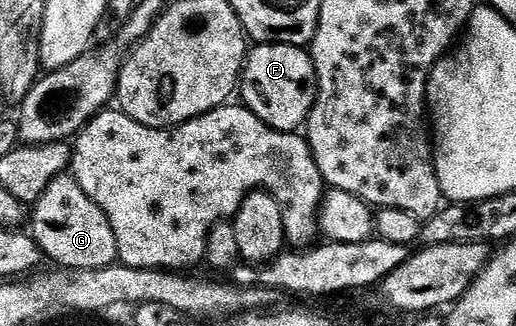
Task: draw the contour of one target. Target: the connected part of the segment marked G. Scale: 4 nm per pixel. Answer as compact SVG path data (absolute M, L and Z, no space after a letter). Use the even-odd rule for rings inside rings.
M69 173L52 180L38 201L33 203L28 230L43 255L54 261L55 267L64 270L99 270L118 262L116 232L112 232L108 216L82 191L78 181Z

